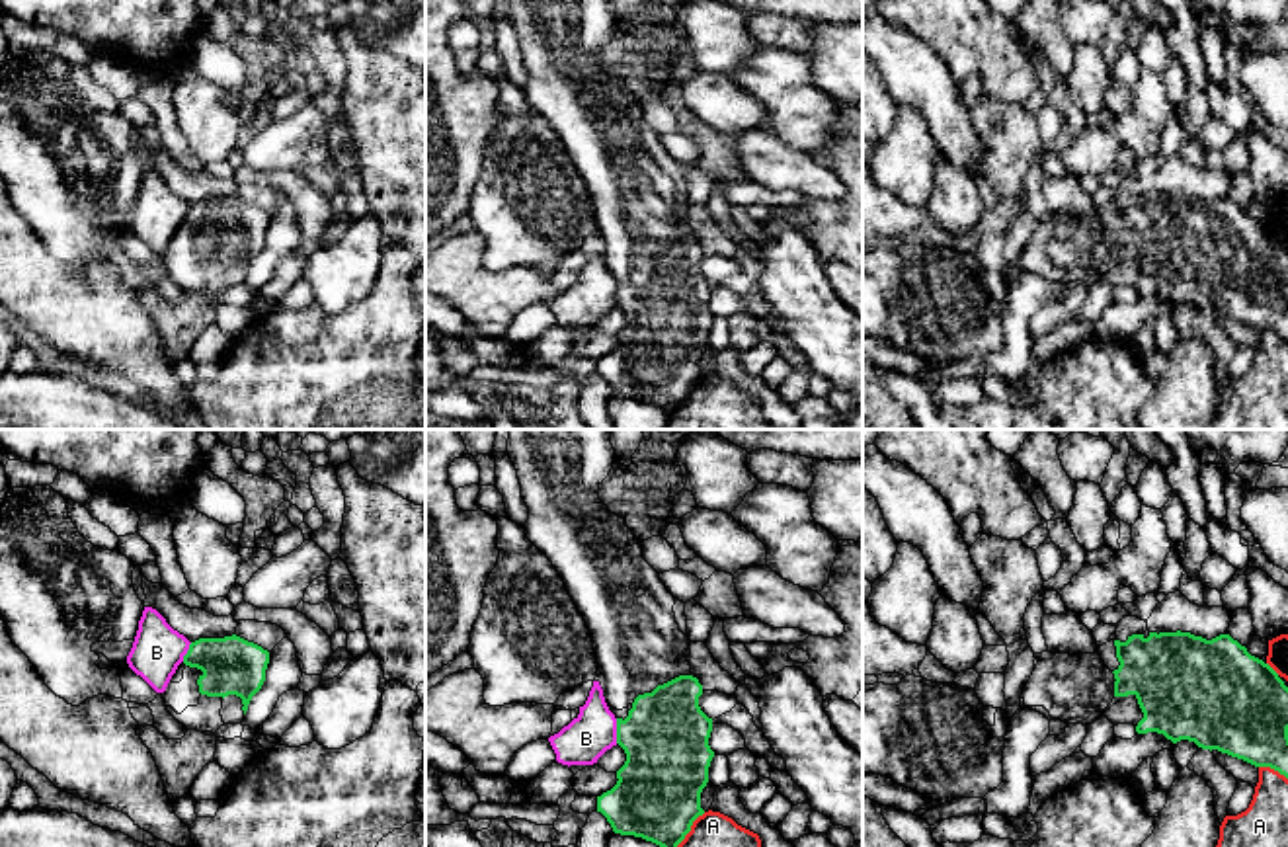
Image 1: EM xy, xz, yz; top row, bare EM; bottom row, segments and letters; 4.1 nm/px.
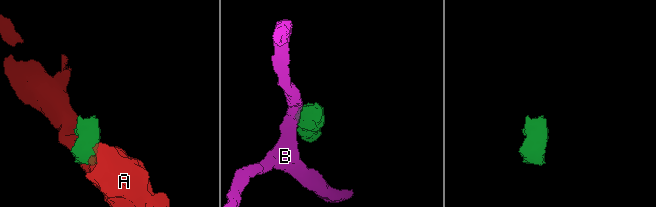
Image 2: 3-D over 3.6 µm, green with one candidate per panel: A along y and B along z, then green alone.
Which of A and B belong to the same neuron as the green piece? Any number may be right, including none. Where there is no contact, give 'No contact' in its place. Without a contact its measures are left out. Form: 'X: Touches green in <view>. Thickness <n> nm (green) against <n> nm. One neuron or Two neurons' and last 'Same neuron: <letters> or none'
A: Touches green in xz. Thickness 360 nm (green) against 360 nm. Two neurons
B: Touches green in xz. Thickness 360 nm (green) against 190 nm. Two neurons
Same neuron: none

